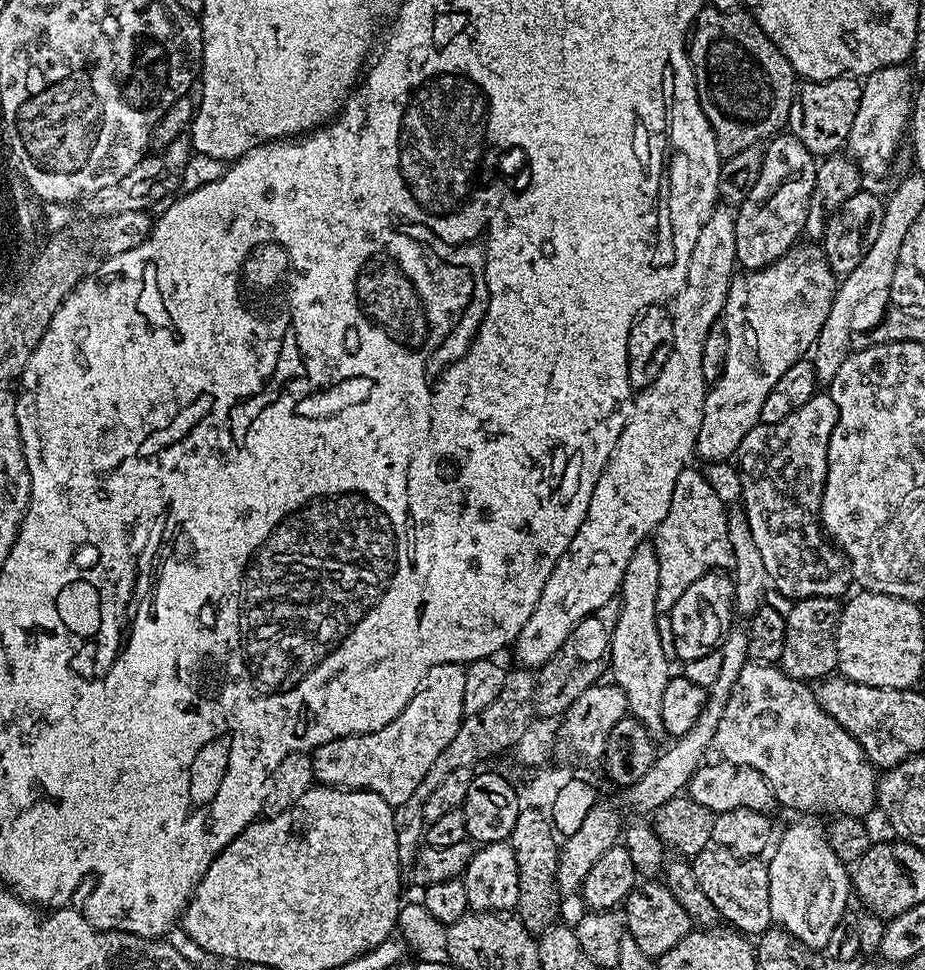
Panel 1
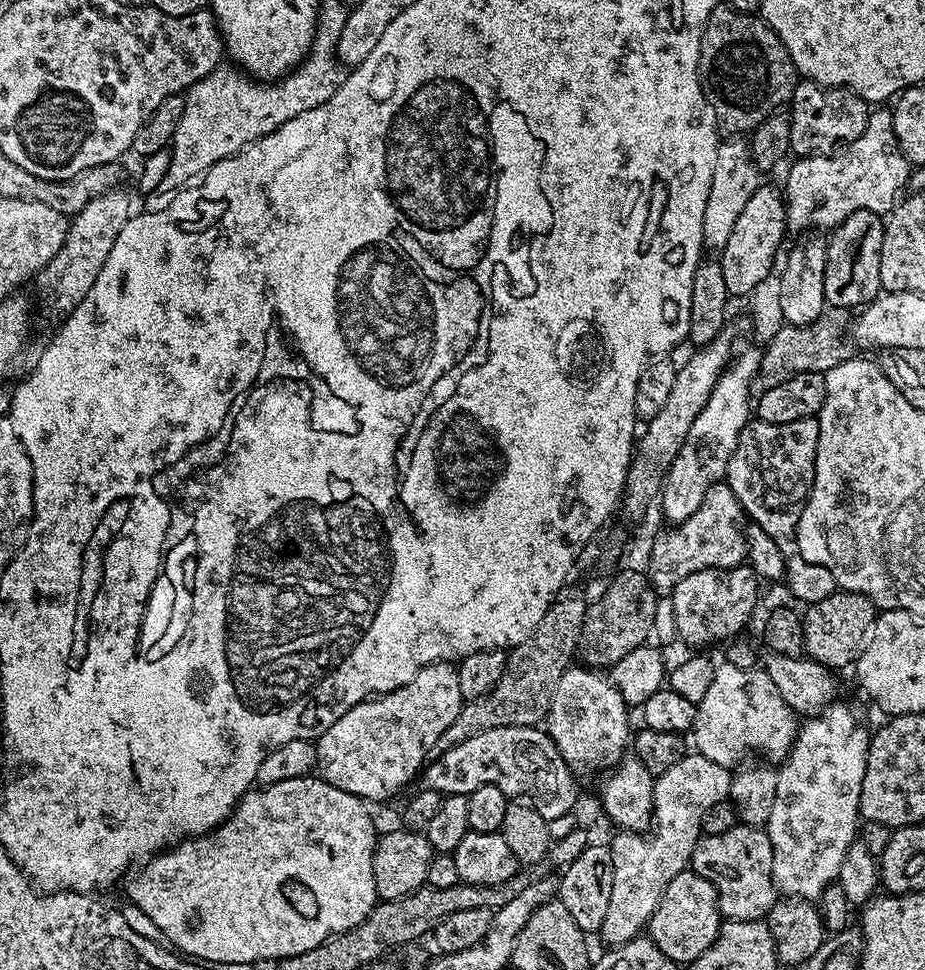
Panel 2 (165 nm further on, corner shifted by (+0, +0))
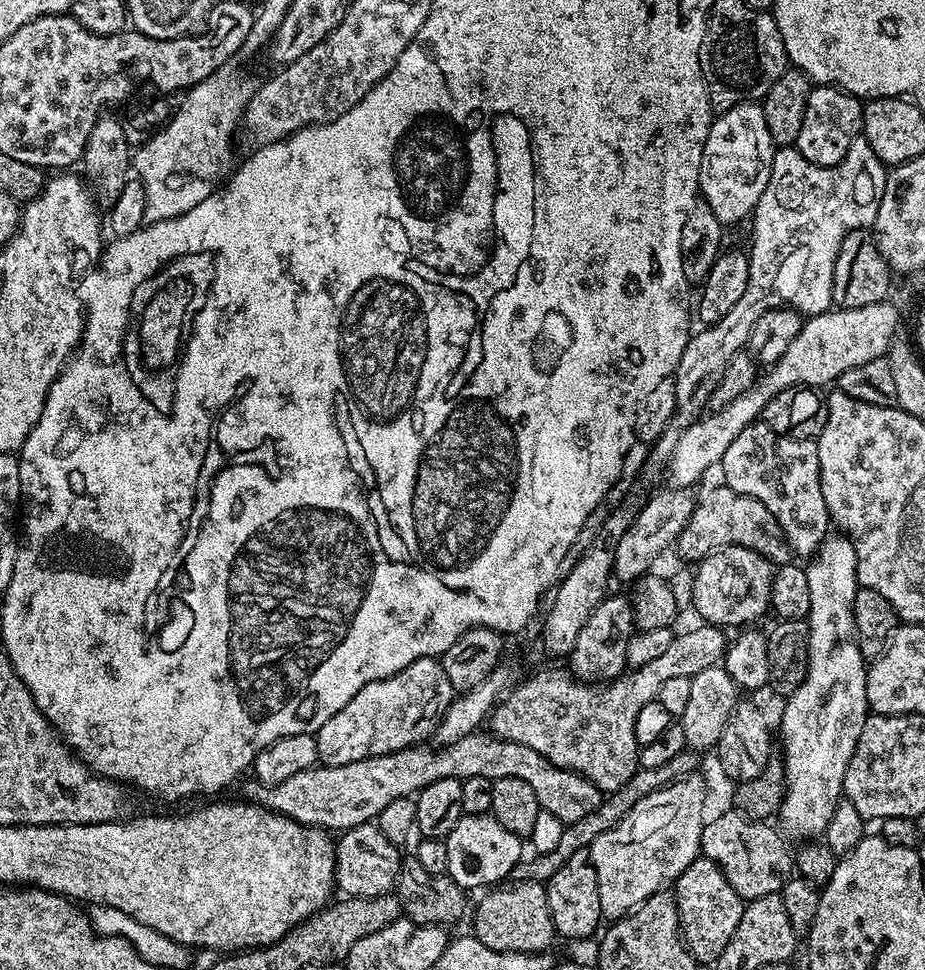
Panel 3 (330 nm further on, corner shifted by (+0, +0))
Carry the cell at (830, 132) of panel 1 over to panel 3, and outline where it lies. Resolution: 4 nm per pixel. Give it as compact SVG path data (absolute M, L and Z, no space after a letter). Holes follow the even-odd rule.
M816 86L806 98L806 114L802 114L802 130L798 130L794 146L811 164L829 168L846 158L863 127L864 104L861 97L851 96L841 88Z

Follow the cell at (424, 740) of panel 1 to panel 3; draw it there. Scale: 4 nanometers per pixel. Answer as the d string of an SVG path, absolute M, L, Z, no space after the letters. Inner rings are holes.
M430 656L418 658L390 678L382 678L378 682L362 686L362 690L358 690L358 694L354 694L354 698L350 698L350 702L346 702L346 706L342 706L342 710L338 710L334 718L330 718L330 722L326 722L314 733L318 746L317 761L330 768L346 766L350 762L419 745L423 736L431 737L435 733L453 699L450 678L446 678L446 670L440 665L439 659Z

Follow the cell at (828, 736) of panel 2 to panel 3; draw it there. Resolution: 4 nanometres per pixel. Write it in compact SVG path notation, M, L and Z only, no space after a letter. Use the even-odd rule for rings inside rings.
M843 534L824 537L816 555L811 557L806 571L809 578L810 610L808 622L808 669L802 686L798 686L787 697L784 713L780 716L780 736L784 739L784 797L778 813L779 827L785 837L793 836L796 842L807 842L823 837L834 810L844 796L846 766L858 746L862 726L868 721L870 709L866 698L868 664L860 653L860 642L856 639L854 602L856 583L856 555L851 540Z

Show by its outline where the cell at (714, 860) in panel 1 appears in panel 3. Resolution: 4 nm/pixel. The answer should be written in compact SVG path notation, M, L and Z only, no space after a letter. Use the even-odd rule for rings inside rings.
M735 810L724 812L707 821L702 830L700 851L726 874L741 900L757 900L766 894L780 892L794 872L794 856L784 843L785 837L771 823L749 820Z

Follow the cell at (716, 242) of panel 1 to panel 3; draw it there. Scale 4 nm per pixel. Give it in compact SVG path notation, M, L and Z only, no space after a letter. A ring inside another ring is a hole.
M759 103L739 104L713 119L706 134L706 146L702 150L699 195L710 206L710 210L714 210L714 218L718 218L720 224L731 226L738 220L745 221L755 212L758 198L762 198L762 190L766 190L766 182L770 182L776 149L777 145L772 143L770 130L766 126L766 114Z

